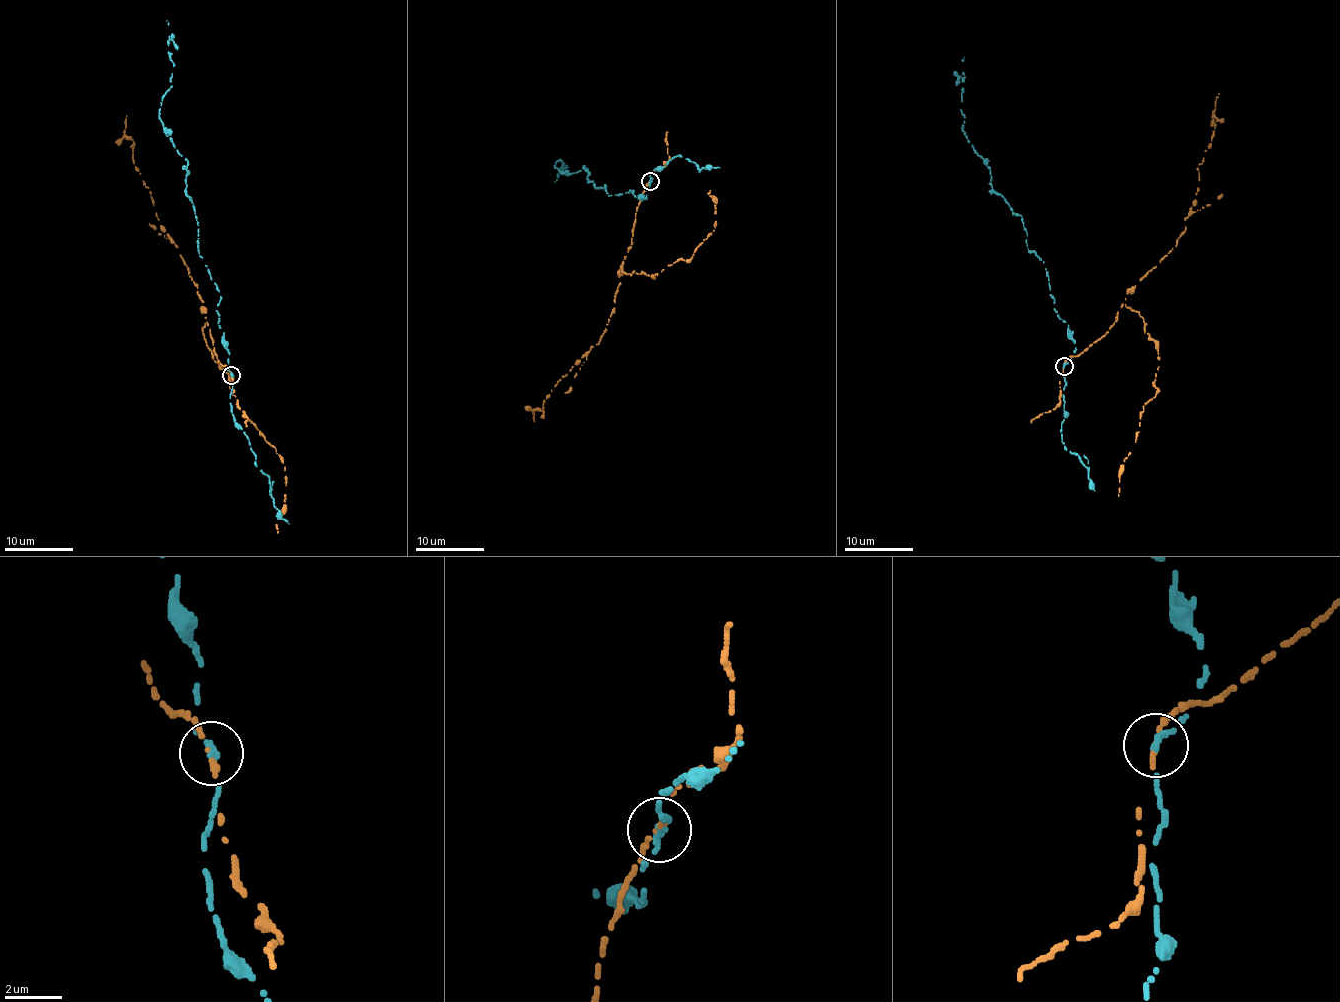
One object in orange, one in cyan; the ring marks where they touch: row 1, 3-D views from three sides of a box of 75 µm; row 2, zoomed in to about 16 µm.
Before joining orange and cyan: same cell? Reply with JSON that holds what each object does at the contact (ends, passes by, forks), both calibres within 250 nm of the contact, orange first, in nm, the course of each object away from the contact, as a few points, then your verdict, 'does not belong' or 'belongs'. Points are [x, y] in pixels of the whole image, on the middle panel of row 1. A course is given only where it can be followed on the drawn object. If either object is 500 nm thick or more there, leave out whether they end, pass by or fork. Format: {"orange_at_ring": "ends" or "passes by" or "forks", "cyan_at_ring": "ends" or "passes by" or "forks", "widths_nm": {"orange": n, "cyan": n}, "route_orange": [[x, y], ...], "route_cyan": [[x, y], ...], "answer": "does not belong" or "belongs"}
{"orange_at_ring": "passes by", "cyan_at_ring": "passes by", "widths_nm": {"orange": 100, "cyan": 190}, "route_orange": [[649, 182], [636, 208], [605, 330], [562, 376], [542, 412], [533, 412], [534, 421]], "route_cyan": [[650, 181], [646, 198], [632, 189], [607, 194], [586, 169], [567, 175], [554, 166], [564, 162], [554, 182]], "answer": "does not belong"}

